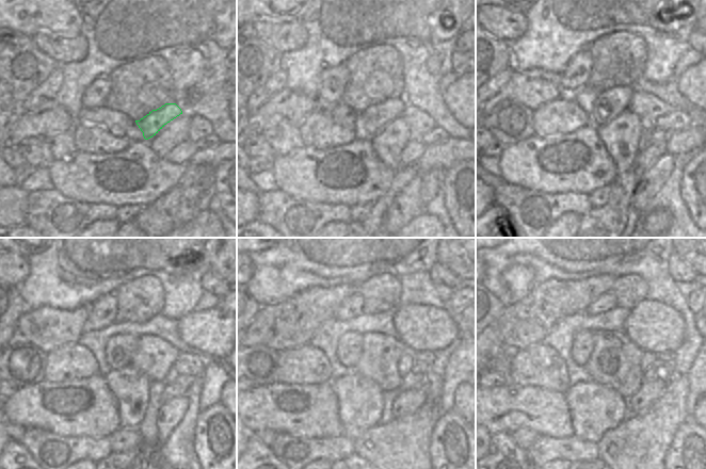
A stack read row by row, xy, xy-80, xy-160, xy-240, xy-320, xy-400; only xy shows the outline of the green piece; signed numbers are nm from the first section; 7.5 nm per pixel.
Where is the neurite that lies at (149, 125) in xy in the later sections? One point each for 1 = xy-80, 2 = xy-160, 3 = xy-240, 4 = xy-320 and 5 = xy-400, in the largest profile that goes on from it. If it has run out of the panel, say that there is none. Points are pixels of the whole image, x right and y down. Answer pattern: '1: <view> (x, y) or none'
1: xy-80 (369, 122)
2: xy-160 (609, 102)
3: xy-240 (118, 350)
4: xy-320 (350, 348)
5: xy-400 (582, 345)

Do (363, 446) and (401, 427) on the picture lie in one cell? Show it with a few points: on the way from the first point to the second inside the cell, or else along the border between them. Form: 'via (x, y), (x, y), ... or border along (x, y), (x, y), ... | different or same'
via (372, 446), (374, 443), (385, 443), (391, 437) | same

